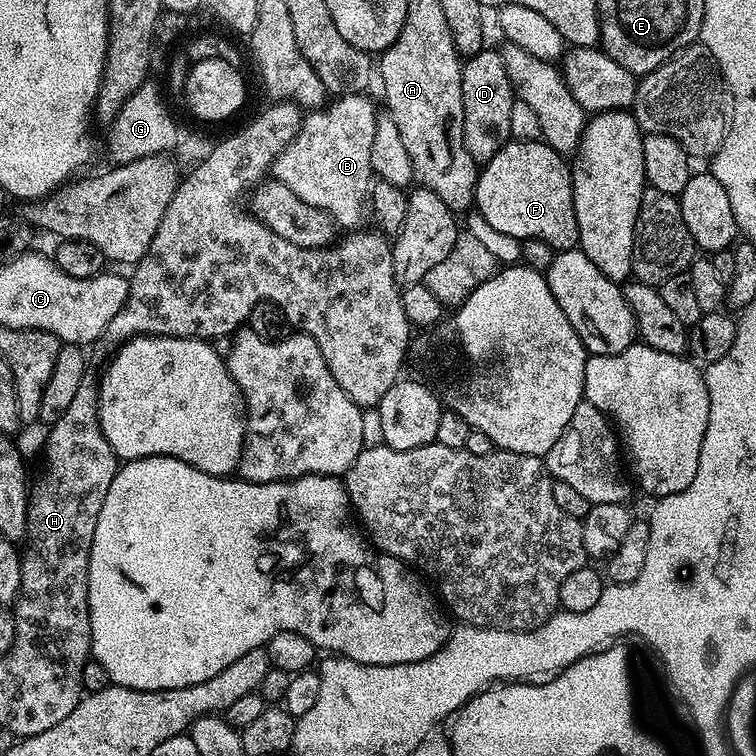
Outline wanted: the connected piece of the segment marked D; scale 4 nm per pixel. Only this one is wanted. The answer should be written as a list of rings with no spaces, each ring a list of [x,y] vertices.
[[[485,50],[463,61],[462,74],[462,134],[470,158],[478,166],[486,165],[502,146],[512,139],[510,106],[514,99],[512,83],[506,74],[506,64],[499,51]]]

